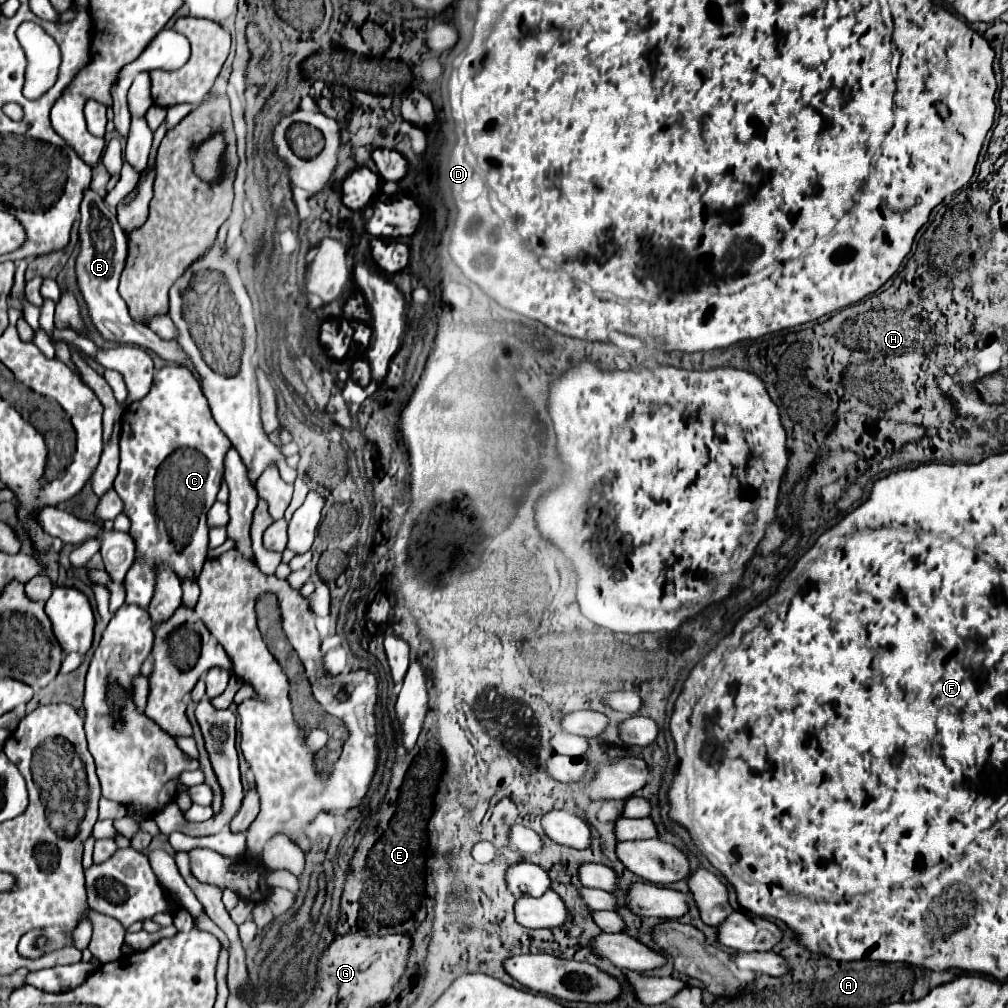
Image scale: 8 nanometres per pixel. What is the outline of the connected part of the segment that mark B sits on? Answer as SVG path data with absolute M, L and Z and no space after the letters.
M92 189L84 191L84 199L80 203L80 253L76 257L76 281L80 295L88 307L88 315L100 333L104 341L114 341L114 343L132 343L140 345L144 349L152 349L158 353L162 359L184 365L190 369L190 373L196 377L198 383L202 383L196 367L188 359L188 355L182 351L182 347L176 341L164 341L160 339L154 331L148 327L134 323L132 317L128 315L128 307L124 307L124 299L118 295L118 279L126 263L126 253L128 253L128 237L120 229L116 215L110 211L106 201L96 195Z

